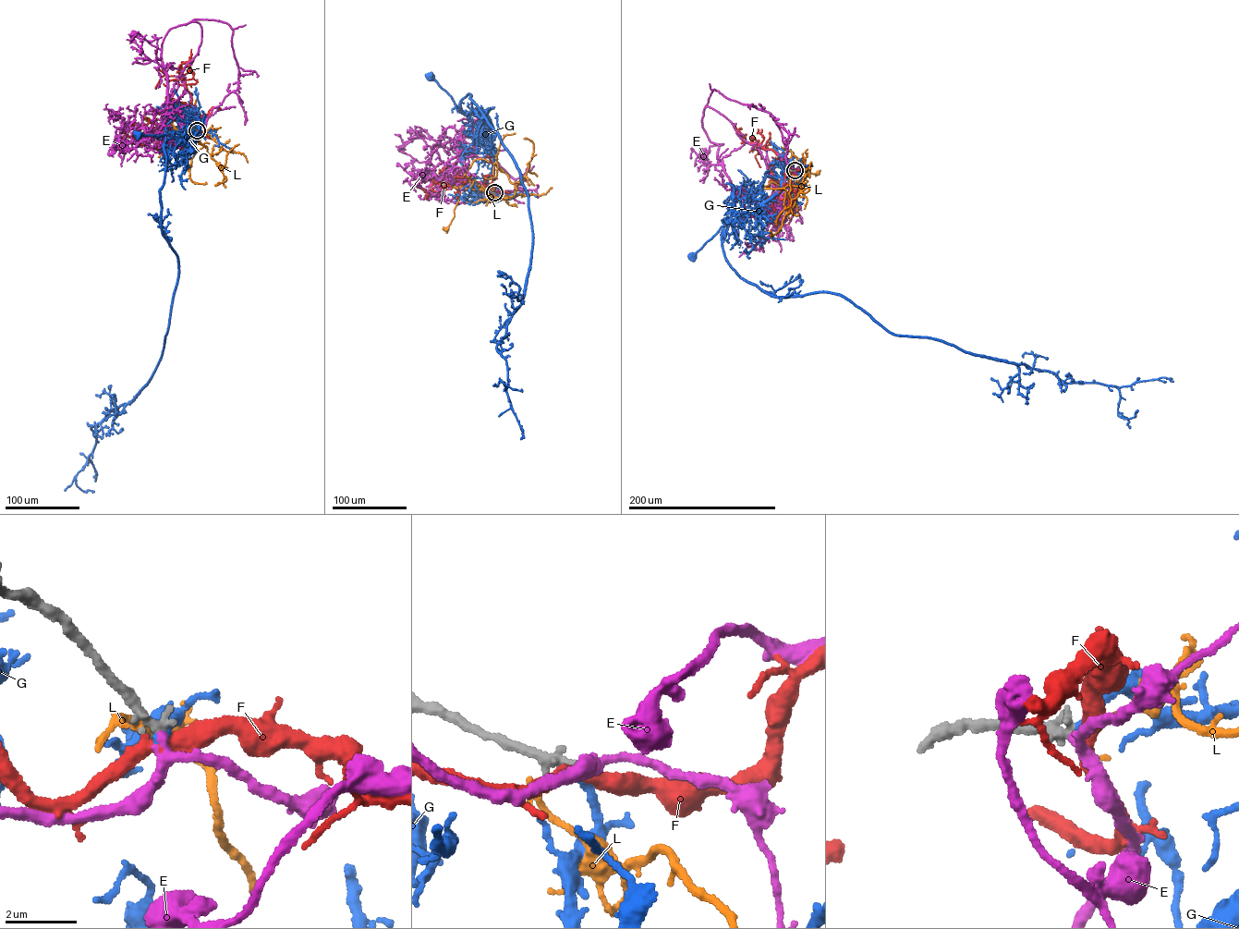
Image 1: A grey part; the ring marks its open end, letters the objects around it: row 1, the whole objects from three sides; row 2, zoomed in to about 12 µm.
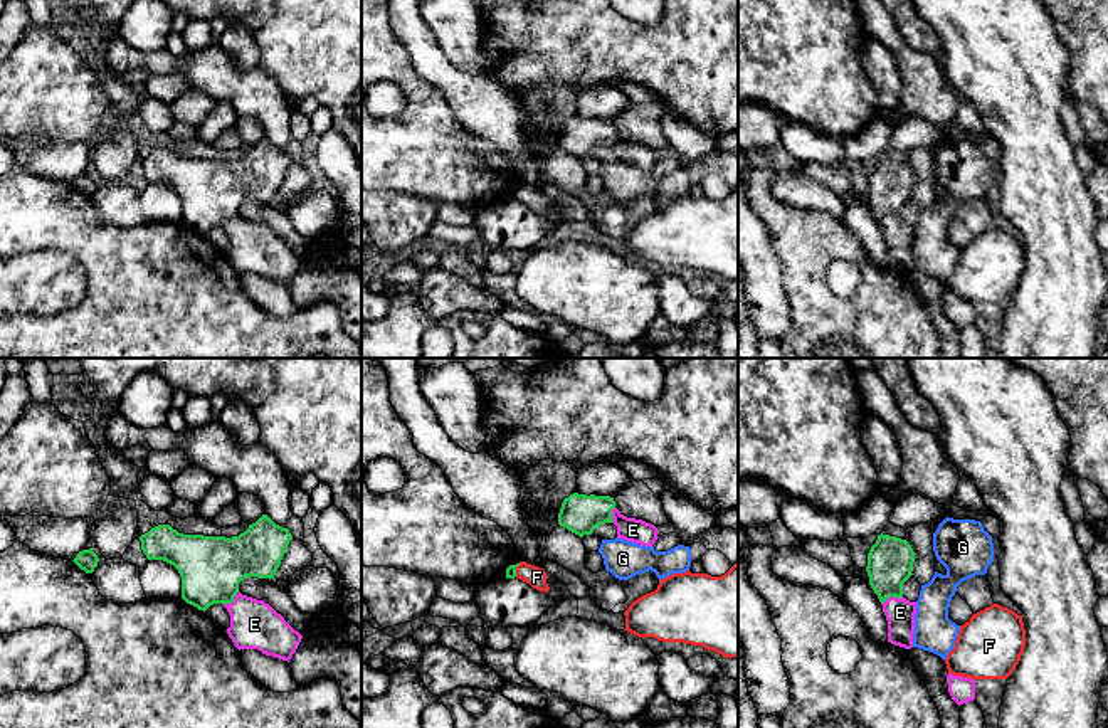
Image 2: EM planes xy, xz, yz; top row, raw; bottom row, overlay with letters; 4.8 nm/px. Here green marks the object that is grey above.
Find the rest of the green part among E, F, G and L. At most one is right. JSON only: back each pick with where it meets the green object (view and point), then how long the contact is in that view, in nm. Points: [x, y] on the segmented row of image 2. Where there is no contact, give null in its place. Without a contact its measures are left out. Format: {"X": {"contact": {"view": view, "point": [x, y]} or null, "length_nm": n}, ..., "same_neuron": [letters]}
{"E": {"contact": {"view": "yz", "point": [891, 596]}, "length_nm": 110}, "same_neuron": ["E"]}

